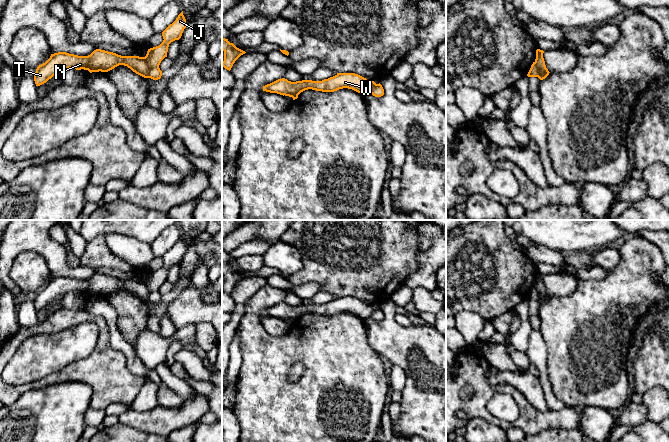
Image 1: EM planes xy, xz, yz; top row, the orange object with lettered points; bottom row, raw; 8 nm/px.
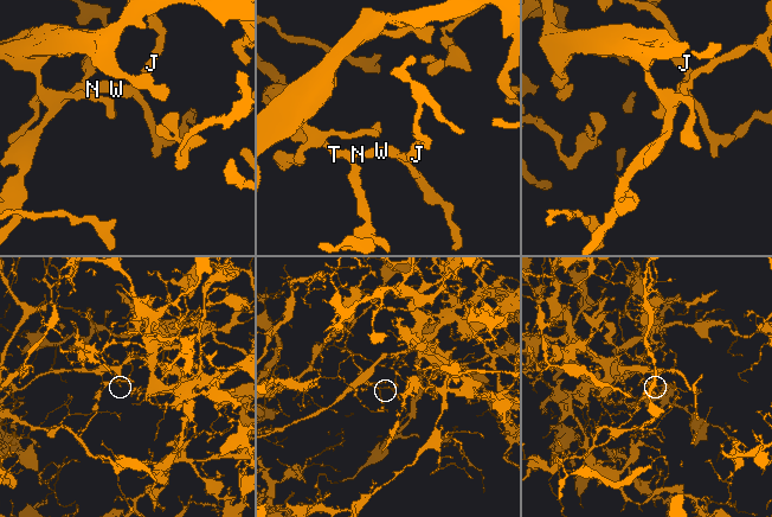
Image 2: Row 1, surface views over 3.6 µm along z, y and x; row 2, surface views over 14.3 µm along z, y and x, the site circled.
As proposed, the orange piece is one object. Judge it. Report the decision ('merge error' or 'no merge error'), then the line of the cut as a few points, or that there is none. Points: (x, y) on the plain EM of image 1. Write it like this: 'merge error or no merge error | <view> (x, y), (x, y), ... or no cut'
merge error | xy (144, 281), (149, 291), (149, 301)

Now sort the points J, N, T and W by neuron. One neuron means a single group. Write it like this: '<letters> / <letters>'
J / N T W

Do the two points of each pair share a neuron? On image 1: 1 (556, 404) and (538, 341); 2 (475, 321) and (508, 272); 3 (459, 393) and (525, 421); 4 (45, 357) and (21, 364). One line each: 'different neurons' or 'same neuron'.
1: same neuron
2: different neurons
3: same neuron
4: same neuron

